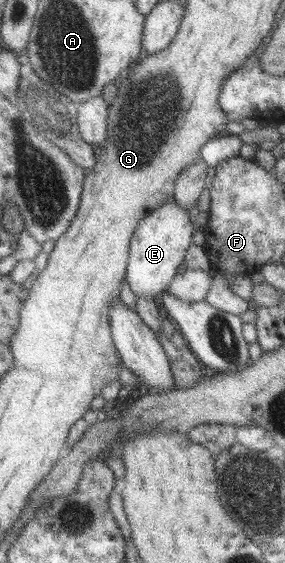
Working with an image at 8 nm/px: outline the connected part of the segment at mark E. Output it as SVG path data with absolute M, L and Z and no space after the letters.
M170 199L157 210L150 210L135 227L129 245L128 261L124 274L125 282L135 298L155 298L164 292L176 275L187 247L192 244L196 227L189 221L187 210L179 208Z

